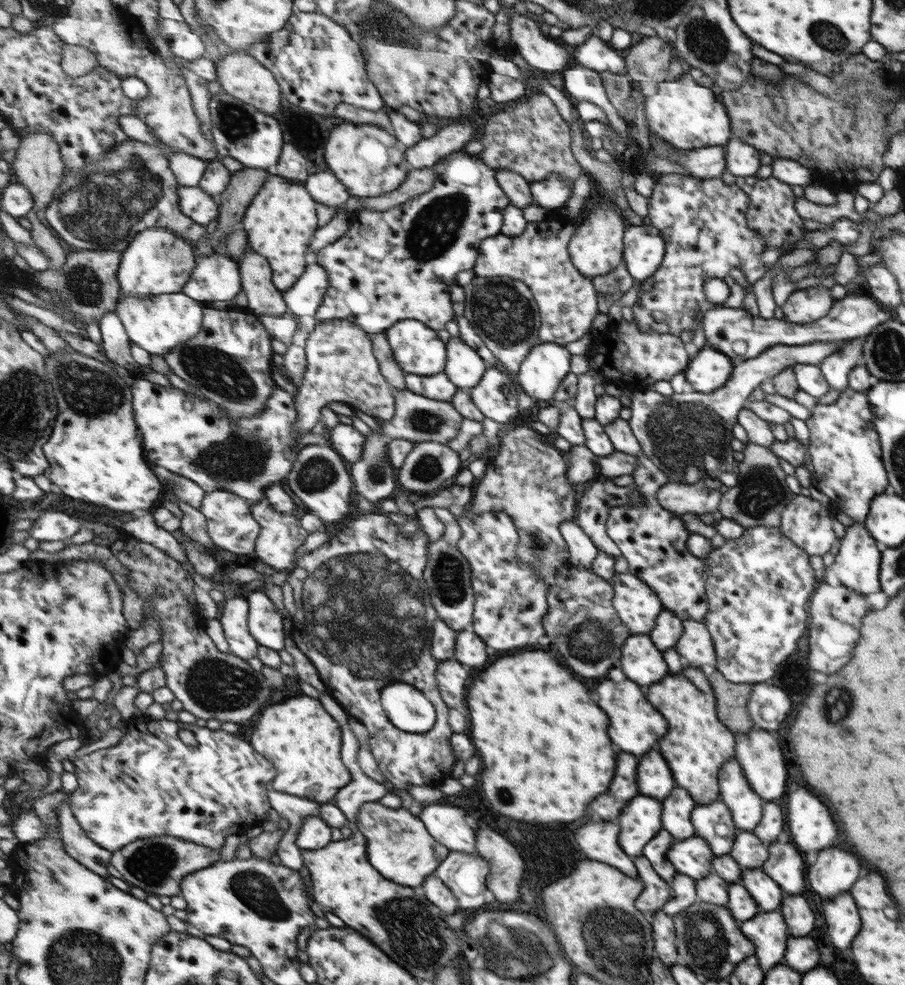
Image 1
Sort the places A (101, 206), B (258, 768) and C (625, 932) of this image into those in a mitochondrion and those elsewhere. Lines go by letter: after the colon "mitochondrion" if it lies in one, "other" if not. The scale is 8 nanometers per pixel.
A: mitochondrion
B: other
C: mitochondrion

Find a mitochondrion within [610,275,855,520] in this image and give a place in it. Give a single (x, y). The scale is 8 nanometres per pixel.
(683, 435)

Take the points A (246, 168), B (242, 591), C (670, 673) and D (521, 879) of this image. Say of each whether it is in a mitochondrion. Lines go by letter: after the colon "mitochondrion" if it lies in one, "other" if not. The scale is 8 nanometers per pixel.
A: other
B: other
C: other
D: other

